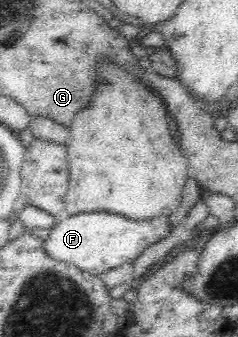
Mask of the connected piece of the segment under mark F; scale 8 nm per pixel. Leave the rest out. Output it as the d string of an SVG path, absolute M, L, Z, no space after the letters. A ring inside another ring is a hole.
M104 211L83 212L57 219L44 238L44 251L48 257L72 264L76 268L99 276L103 272L138 258L151 244L170 234L168 217L156 217L149 221L132 221L122 215Z

